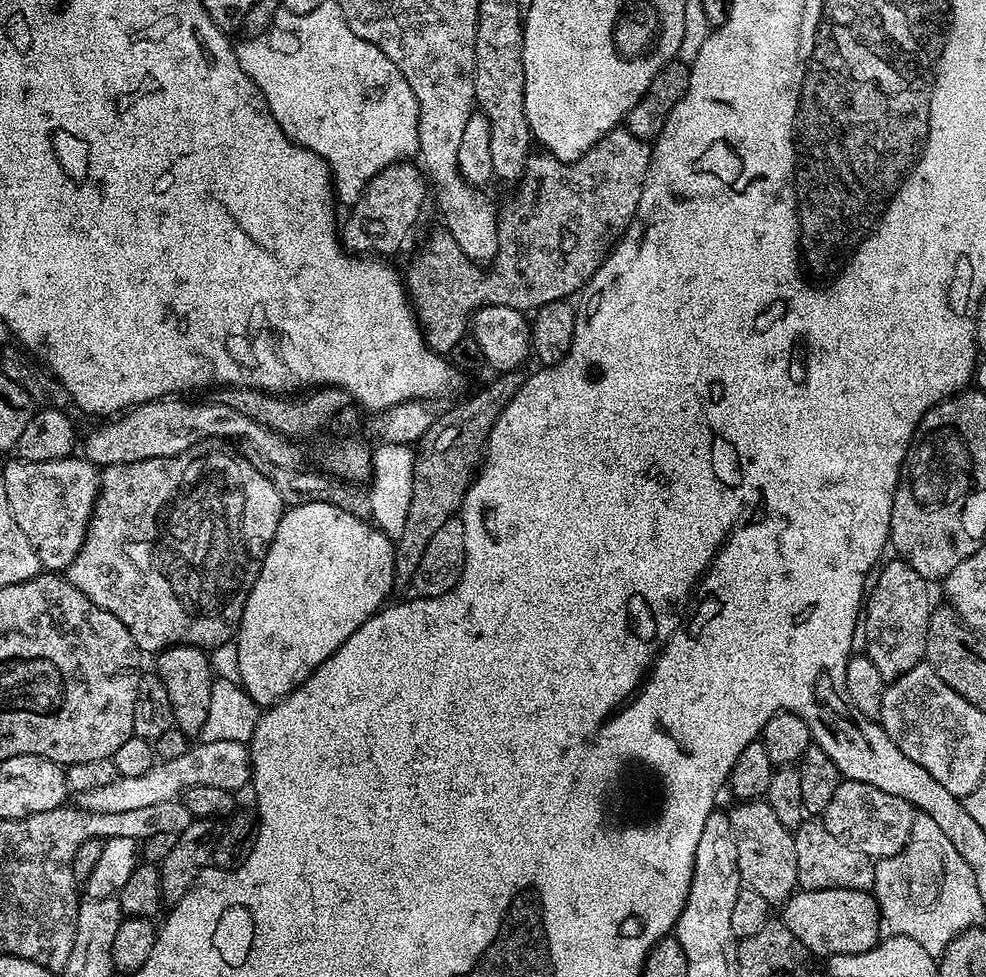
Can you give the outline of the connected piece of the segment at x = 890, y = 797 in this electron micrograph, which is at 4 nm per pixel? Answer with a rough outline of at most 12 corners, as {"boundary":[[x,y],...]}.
{"boundary":[[841,779],[822,814],[834,838],[881,858],[906,846],[910,802]]}

